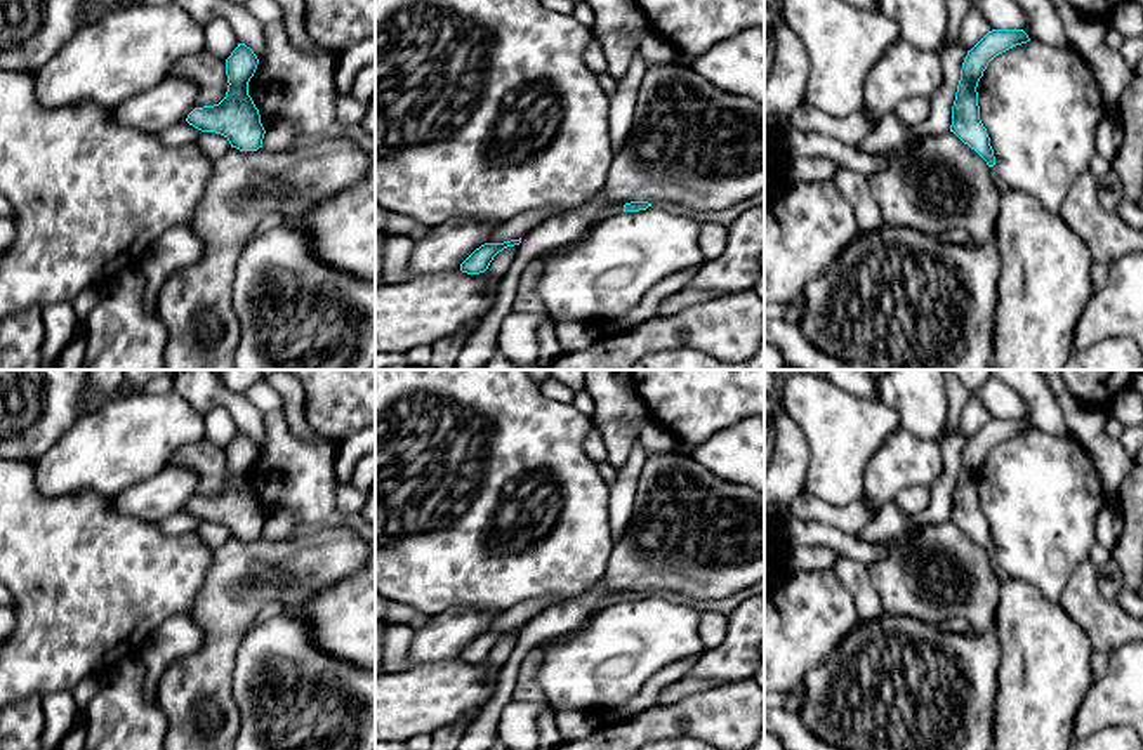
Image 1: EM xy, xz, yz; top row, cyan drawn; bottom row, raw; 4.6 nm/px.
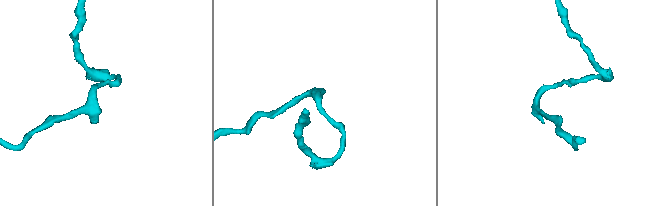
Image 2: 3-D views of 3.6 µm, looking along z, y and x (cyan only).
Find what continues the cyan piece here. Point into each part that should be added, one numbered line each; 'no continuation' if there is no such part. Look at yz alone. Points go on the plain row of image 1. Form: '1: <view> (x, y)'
1: yz (994, 563)

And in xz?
1: xz (615, 598)

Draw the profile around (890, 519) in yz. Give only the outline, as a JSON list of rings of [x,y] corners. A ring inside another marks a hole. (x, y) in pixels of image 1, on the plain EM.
[[[959,427],[940,439],[943,470],[940,477],[929,486],[931,502],[924,512],[907,517],[893,498],[875,514],[869,524],[865,524],[856,533],[856,536],[865,543],[882,543],[891,540],[900,531],[908,530],[912,524],[922,526],[947,523],[952,514],[952,495],[966,444],[968,439]]]

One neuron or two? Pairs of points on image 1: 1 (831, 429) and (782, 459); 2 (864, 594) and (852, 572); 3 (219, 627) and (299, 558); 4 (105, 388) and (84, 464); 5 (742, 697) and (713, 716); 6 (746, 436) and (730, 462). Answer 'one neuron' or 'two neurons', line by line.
1: two neurons
2: one neuron
3: one neuron
4: two neurons
5: one neuron
6: one neuron

